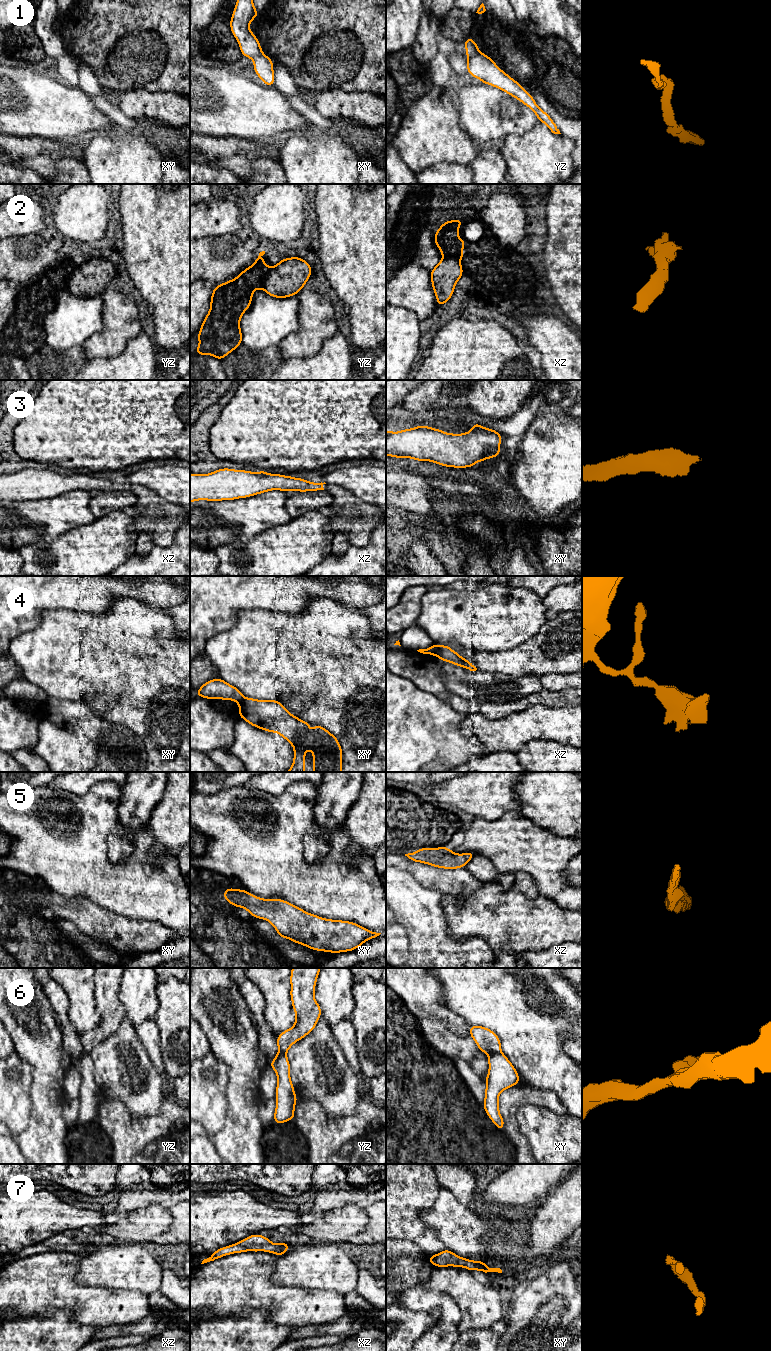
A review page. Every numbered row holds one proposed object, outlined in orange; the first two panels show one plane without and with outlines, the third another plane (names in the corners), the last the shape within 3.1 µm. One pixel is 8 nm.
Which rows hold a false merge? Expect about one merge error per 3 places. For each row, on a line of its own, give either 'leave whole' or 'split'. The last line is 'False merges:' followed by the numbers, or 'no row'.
1: split
2: split
3: leave whole
4: split
5: leave whole
6: split
7: leave whole
False merges: 1, 2, 4, 6

